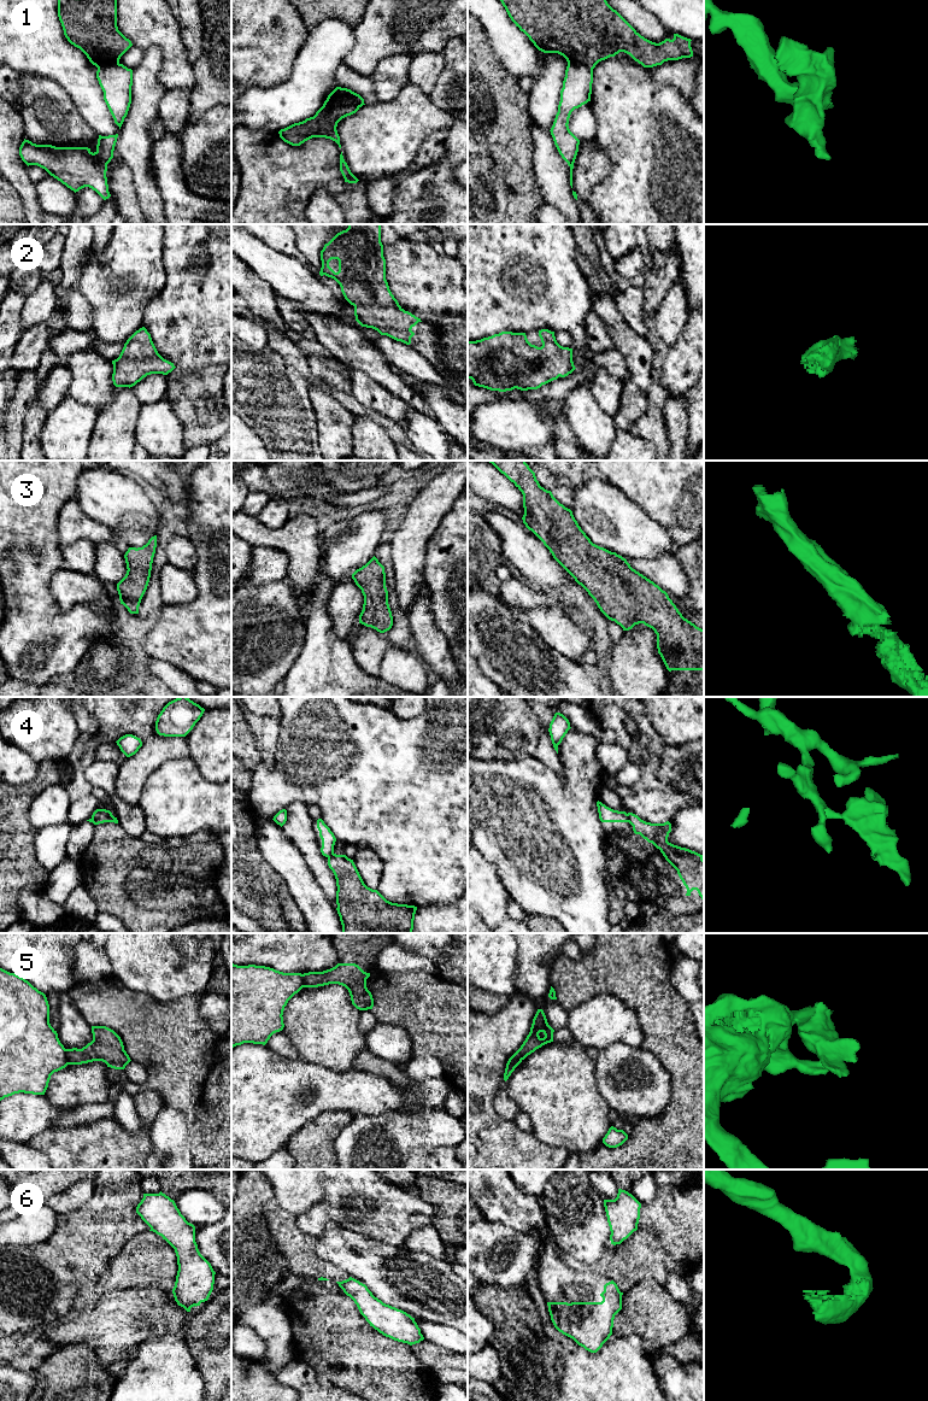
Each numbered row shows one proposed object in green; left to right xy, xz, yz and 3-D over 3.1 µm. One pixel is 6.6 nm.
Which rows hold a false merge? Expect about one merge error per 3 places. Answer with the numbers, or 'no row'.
1, 4, 5

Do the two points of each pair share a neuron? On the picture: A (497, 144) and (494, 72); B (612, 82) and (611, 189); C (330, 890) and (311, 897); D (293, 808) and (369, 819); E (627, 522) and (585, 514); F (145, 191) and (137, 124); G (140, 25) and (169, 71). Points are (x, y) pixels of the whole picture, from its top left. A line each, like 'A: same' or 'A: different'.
A: same
B: same
C: different
D: different
E: same
F: same
G: same

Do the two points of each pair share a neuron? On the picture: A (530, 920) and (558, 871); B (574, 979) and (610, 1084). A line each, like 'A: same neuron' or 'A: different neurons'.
A: different neurons
B: different neurons

